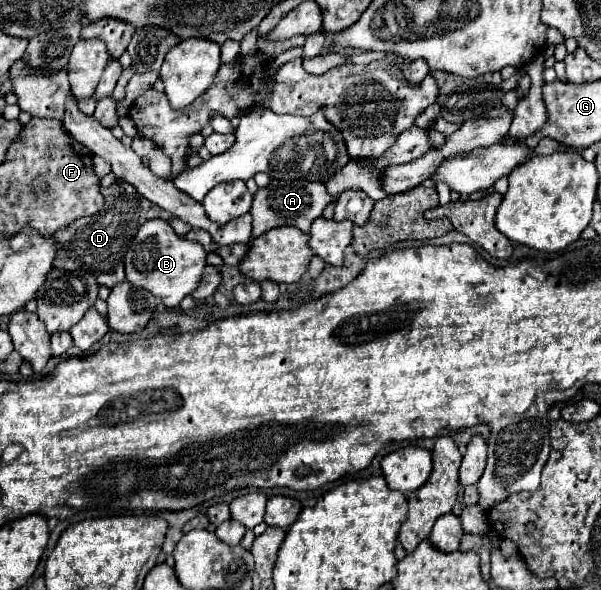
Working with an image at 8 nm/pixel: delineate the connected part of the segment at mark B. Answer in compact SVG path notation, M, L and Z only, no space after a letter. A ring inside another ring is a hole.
M165 219L145 221L131 247L125 253L125 275L127 281L135 287L141 287L157 297L161 297L165 307L179 307L185 295L191 295L201 283L205 261L205 249L185 237L179 237Z

